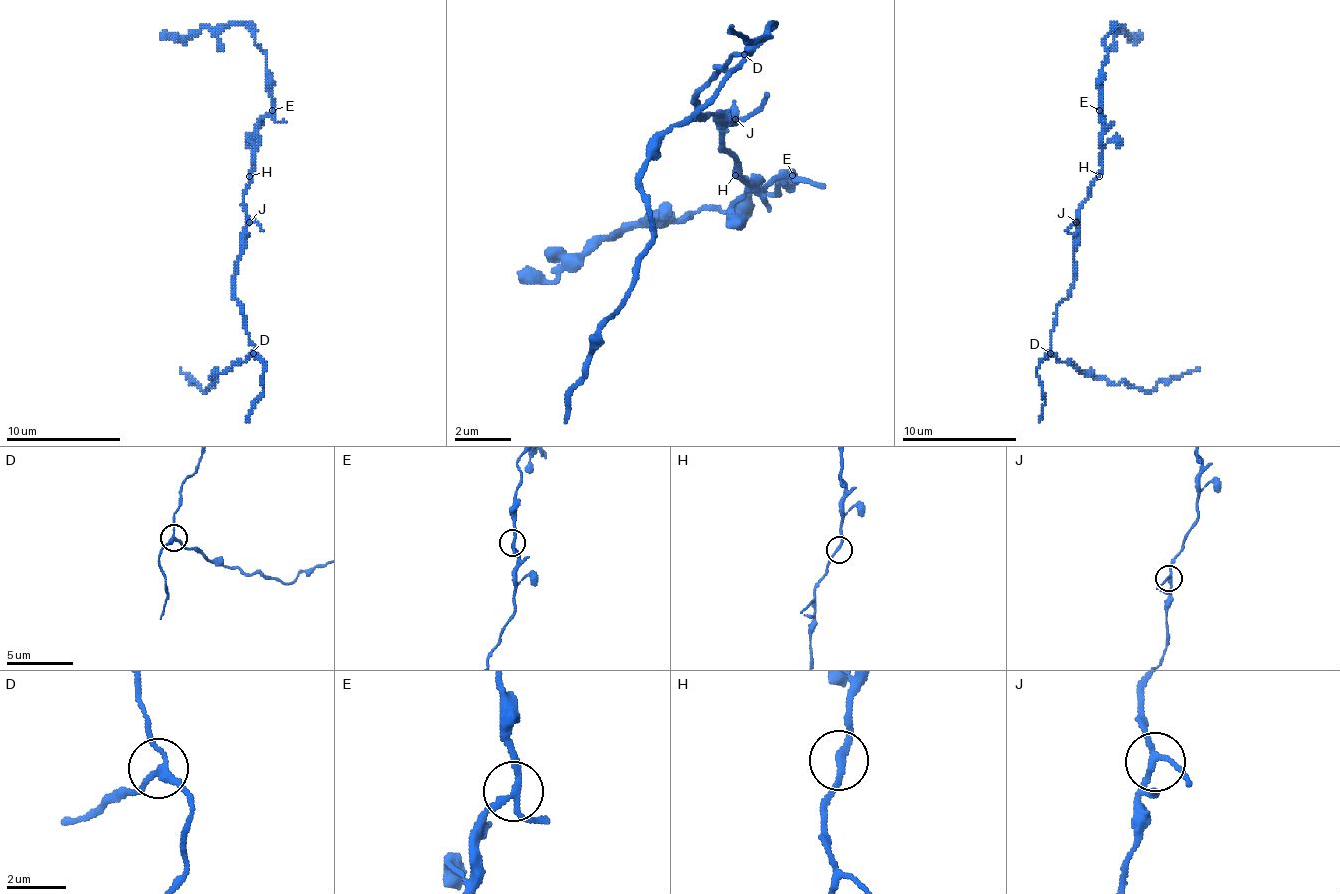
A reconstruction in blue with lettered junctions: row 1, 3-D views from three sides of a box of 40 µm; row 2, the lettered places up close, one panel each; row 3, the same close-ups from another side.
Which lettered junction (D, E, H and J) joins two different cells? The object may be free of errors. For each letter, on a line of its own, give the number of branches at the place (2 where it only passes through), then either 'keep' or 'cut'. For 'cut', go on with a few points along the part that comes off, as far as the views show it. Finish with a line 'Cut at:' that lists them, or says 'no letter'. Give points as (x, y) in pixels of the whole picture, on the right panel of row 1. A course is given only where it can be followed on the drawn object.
D: 3 | cut | (1051, 353), (1096, 379), (1128, 382), (1145, 390), (1199, 368)
E: 3 | keep
H: 2 | keep
J: 4 | keep
Cut at: D

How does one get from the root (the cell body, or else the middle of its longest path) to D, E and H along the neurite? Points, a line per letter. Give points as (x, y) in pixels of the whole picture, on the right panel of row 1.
D: (1079, 230), (1074, 253), (1074, 288), (1056, 308), (1051, 353)
E: (1079, 230), (1079, 208), (1102, 168), (1102, 125), (1105, 122), (1099, 116), (1099, 110)
H: (1079, 230), (1079, 208), (1088, 196), (1091, 185), (1099, 176)

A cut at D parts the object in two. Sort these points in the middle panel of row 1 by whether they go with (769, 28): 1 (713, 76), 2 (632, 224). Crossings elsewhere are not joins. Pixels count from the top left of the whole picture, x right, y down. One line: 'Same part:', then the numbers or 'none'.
Same part: 1, 2

